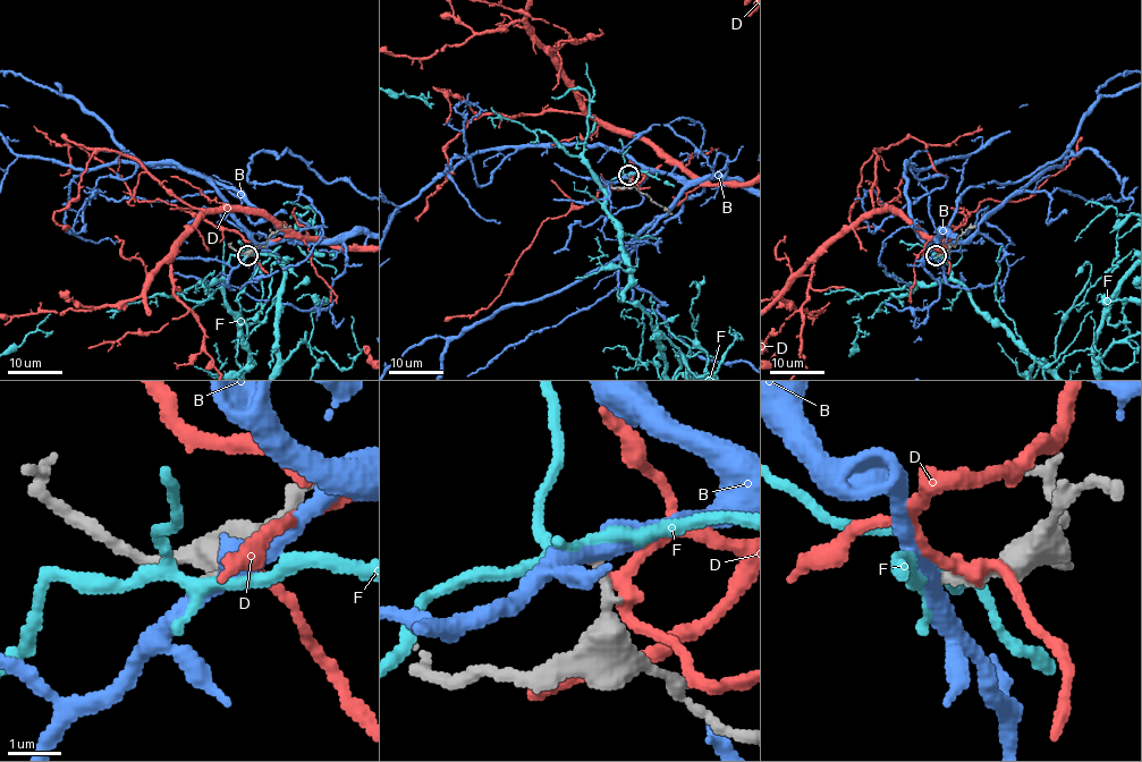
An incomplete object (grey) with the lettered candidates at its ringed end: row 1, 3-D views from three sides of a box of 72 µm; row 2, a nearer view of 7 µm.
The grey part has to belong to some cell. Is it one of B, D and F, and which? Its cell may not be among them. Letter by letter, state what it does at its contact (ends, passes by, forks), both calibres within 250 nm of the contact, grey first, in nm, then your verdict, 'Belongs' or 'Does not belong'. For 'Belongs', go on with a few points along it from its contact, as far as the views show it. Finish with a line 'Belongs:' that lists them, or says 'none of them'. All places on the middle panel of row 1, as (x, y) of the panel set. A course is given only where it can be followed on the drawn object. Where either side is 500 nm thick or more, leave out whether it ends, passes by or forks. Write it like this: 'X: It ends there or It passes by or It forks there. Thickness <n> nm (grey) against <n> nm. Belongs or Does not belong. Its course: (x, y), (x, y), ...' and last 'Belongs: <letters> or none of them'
B: It passes by. Thickness 220 nm (grey) against 400 nm. Does not belong
D: It passes by. Thickness 400 nm (grey) against 260 nm. Does not belong
F: It forks there. Thickness 200 nm (grey) against 220 nm. Does not belong
Belongs: none of them

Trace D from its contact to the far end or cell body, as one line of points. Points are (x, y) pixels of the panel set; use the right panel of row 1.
D: (941, 254), (923, 236), (944, 247), (948, 213), (830, 290)

